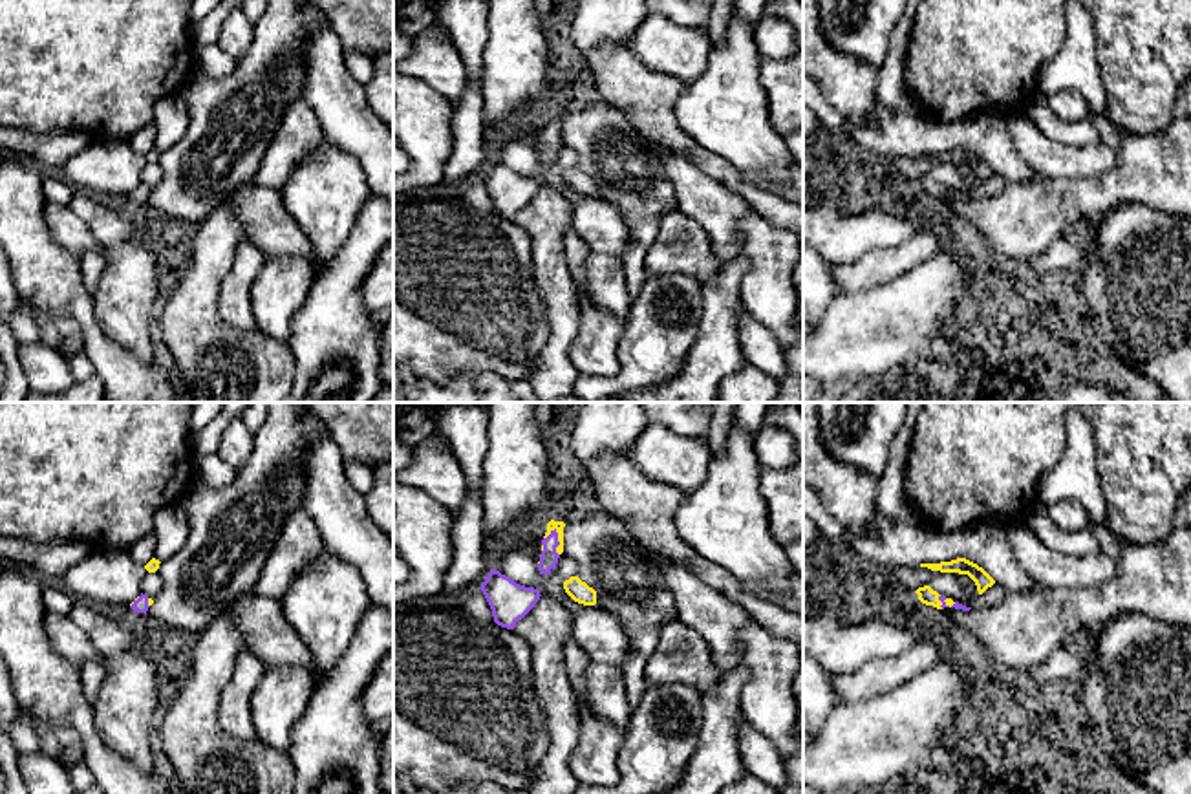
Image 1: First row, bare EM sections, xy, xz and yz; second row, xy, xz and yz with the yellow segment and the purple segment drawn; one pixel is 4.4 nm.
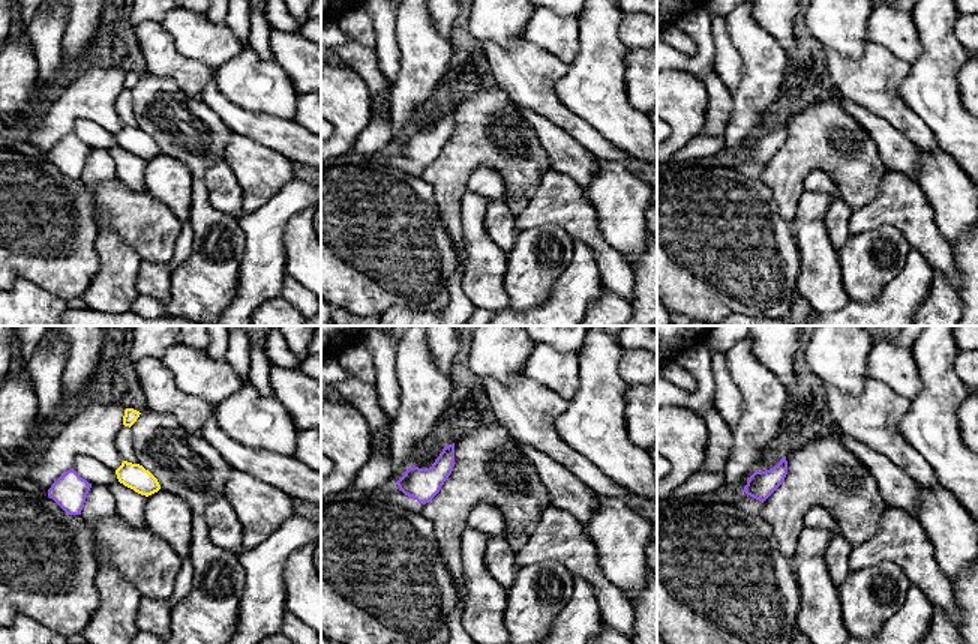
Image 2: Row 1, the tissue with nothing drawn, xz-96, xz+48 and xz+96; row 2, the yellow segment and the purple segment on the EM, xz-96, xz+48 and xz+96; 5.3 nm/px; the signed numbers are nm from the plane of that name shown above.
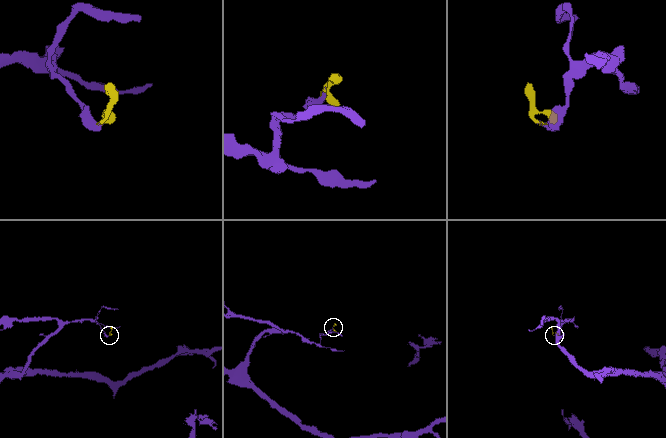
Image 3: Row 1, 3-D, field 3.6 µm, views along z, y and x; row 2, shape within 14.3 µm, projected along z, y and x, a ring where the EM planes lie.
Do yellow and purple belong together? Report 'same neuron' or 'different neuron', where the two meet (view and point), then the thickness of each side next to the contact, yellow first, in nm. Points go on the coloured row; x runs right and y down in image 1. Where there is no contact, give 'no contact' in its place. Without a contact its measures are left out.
same neuron; meets yellow in xz at (558, 540); 50 nm thick on the yellow side, 80 nm on the other

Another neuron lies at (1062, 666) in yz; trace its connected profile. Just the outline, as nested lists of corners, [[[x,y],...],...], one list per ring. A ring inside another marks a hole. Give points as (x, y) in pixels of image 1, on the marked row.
[[[1067,649],[1054,651],[1045,662],[1032,668],[1017,668],[1039,682],[1072,682],[1078,684],[1089,670],[1089,660],[1079,653]]]

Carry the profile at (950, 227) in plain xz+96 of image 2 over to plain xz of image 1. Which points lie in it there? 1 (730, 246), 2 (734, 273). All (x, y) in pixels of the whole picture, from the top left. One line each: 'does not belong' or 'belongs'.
1: does not belong
2: does not belong

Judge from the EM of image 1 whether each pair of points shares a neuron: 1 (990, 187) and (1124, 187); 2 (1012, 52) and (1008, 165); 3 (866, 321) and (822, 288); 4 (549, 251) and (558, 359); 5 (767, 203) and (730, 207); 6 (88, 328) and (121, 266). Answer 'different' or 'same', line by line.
1: different
2: different
3: different
4: same
5: different
6: different

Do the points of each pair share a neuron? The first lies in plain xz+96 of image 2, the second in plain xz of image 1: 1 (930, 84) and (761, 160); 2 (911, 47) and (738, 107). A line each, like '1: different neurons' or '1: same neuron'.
1: same neuron
2: different neurons

